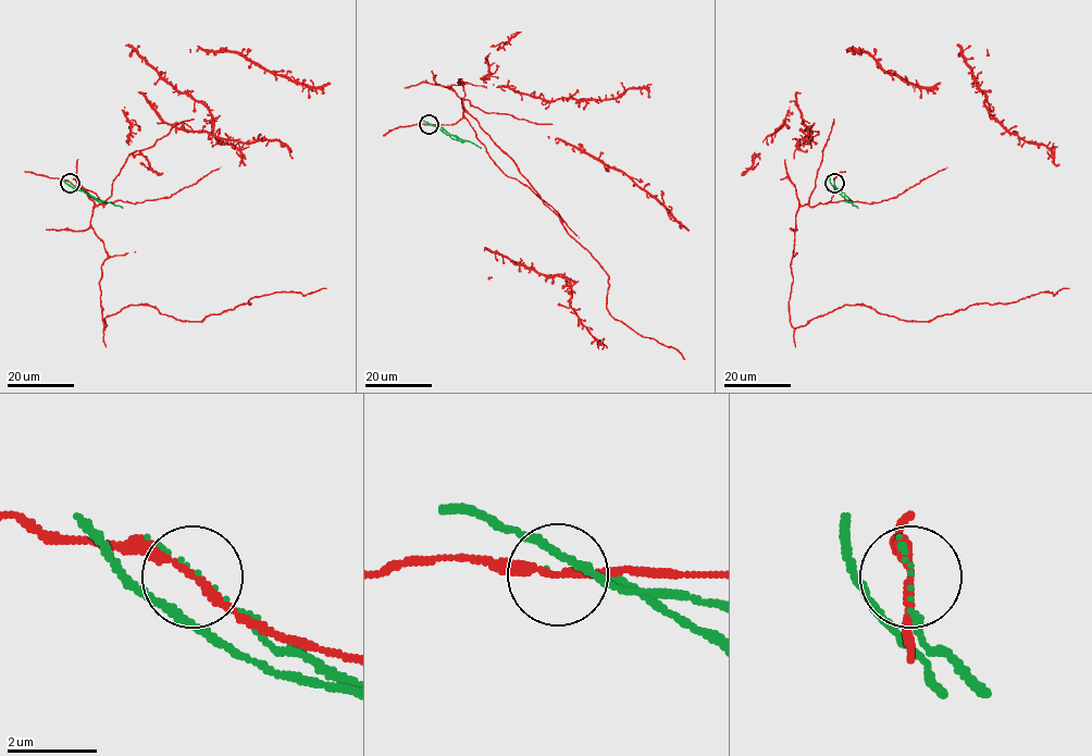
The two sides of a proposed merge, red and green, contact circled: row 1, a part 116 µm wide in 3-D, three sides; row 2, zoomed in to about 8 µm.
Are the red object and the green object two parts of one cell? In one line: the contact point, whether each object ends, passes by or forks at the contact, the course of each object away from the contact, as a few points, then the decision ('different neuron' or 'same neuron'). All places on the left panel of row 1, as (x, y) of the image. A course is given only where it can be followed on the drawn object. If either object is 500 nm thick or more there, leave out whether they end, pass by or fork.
place (70, 183); red passes by; green ends; course red (71, 182), (104, 203), (90, 226), (108, 255), (104, 329), (132, 305), (200, 321), (262, 296), (326, 288); course green (71, 182), (96, 198), (122, 208); different neuron

